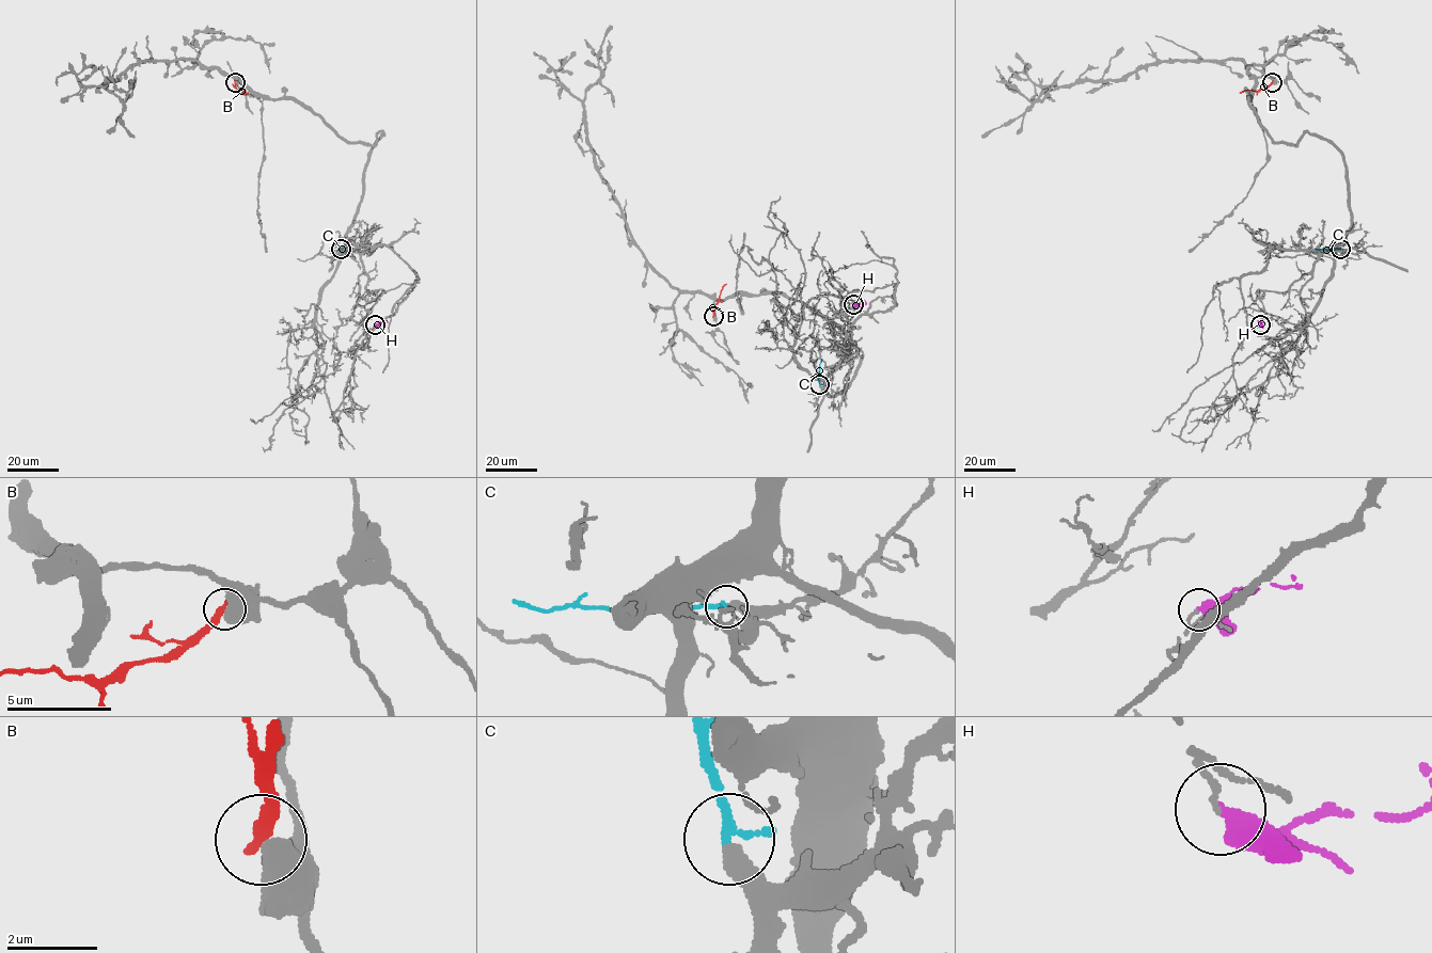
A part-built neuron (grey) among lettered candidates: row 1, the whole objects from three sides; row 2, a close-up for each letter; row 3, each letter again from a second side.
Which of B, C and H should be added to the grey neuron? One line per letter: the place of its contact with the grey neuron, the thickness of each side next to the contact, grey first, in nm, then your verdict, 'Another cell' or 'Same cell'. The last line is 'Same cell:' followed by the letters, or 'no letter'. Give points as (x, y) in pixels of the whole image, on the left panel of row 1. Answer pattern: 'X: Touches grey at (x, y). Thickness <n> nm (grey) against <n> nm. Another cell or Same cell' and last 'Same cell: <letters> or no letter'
B: Touches grey at (235, 82). Thickness 700 nm (grey) against 380 nm. Another cell
C: Touches grey at (341, 249). Thickness 420 nm (grey) against 240 nm. Same cell
H: Touches grey at (375, 324). Thickness 110 nm (grey) against 500 nm. Another cell
Same cell: C

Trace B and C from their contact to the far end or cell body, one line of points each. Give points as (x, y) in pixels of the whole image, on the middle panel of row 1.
B: (713, 316), (721, 290), (726, 284)
C: (819, 385), (821, 359)

